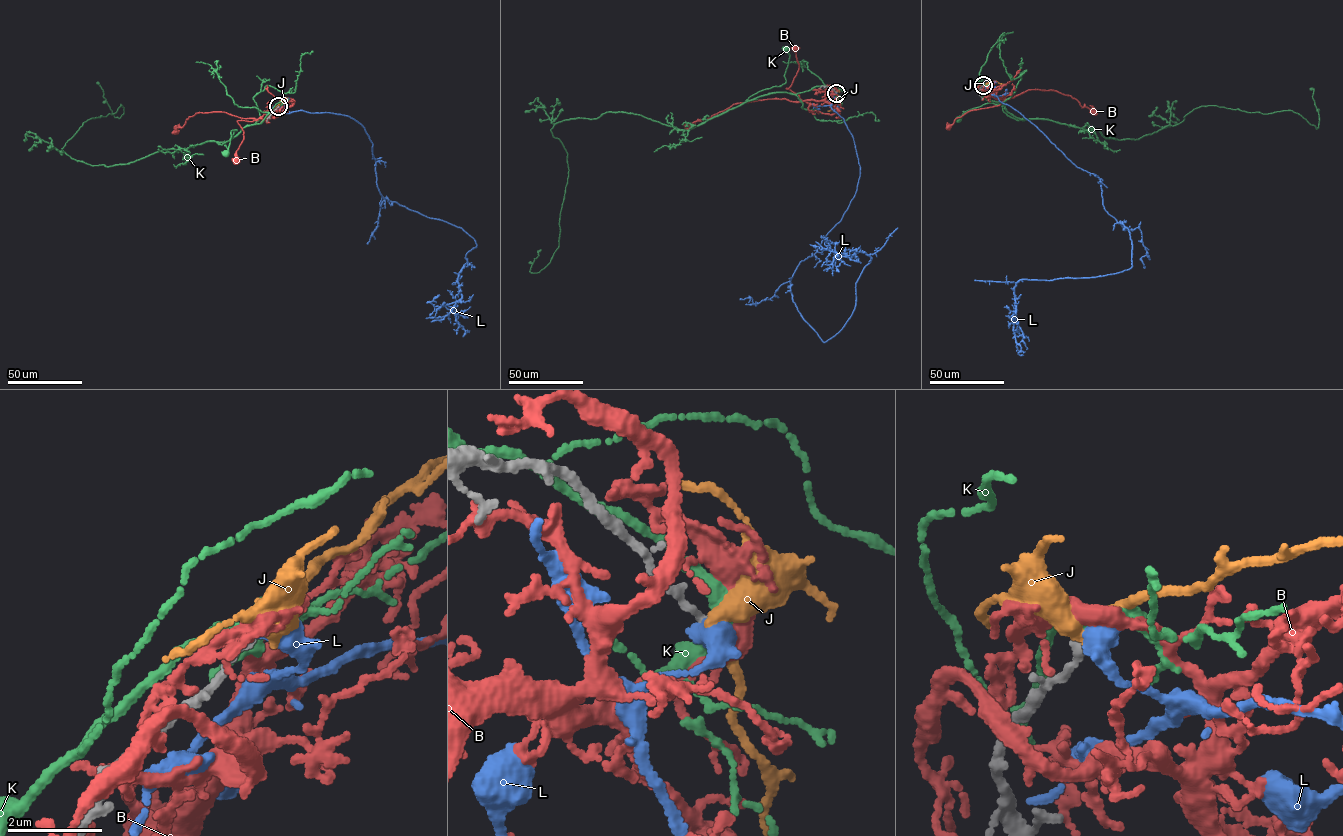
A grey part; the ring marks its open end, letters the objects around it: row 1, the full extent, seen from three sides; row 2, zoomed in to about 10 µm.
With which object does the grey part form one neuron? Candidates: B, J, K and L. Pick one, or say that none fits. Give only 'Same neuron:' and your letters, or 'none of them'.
Same neuron: none of them

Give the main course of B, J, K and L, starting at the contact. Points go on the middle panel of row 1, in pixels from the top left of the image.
B: (836, 93), (824, 100), (803, 101), (786, 88), (799, 68), (794, 47)
J: (836, 92), (838, 106), (827, 111)
K: (836, 92), (829, 87), (816, 86), (795, 94), (768, 93), (746, 101), (785, 83), (789, 56), (786, 50)
L: (836, 92), (857, 190), (790, 281), (824, 342), (851, 315), (871, 258), (837, 252), (826, 271)

